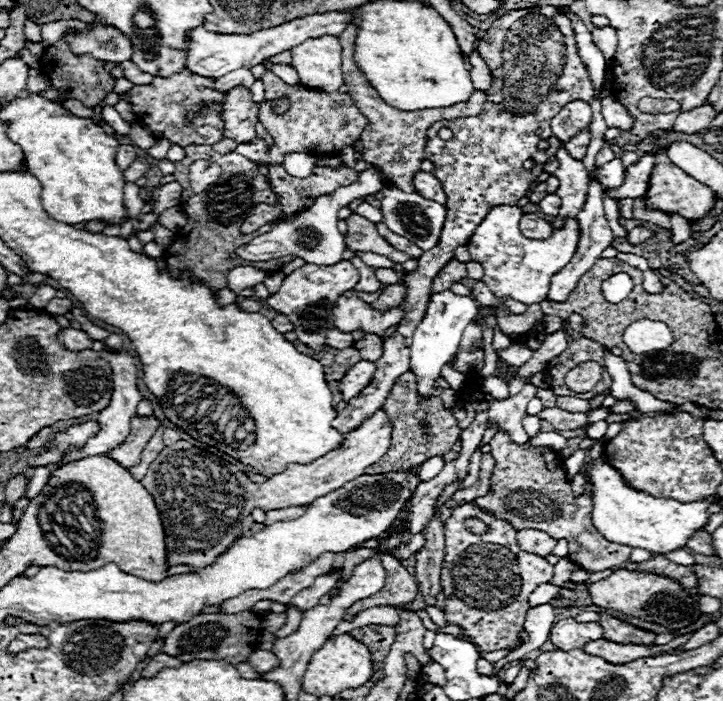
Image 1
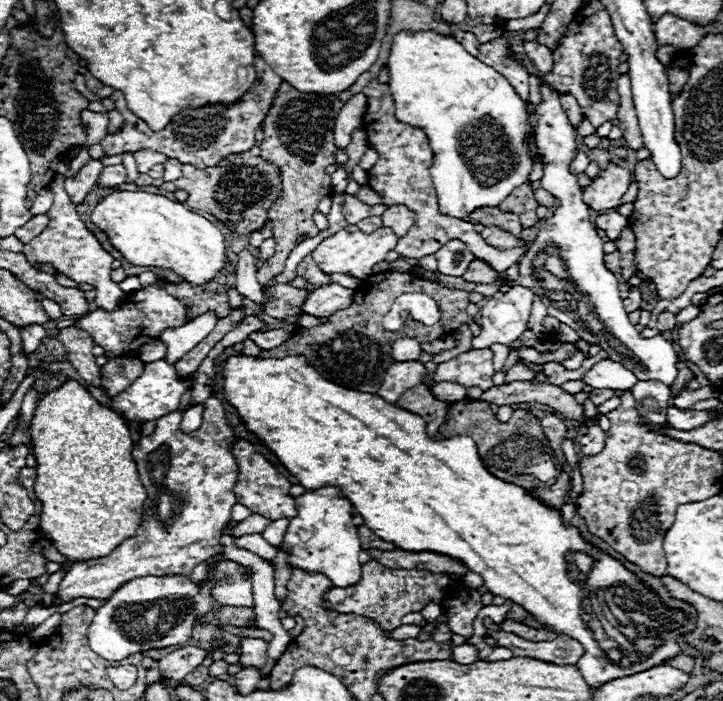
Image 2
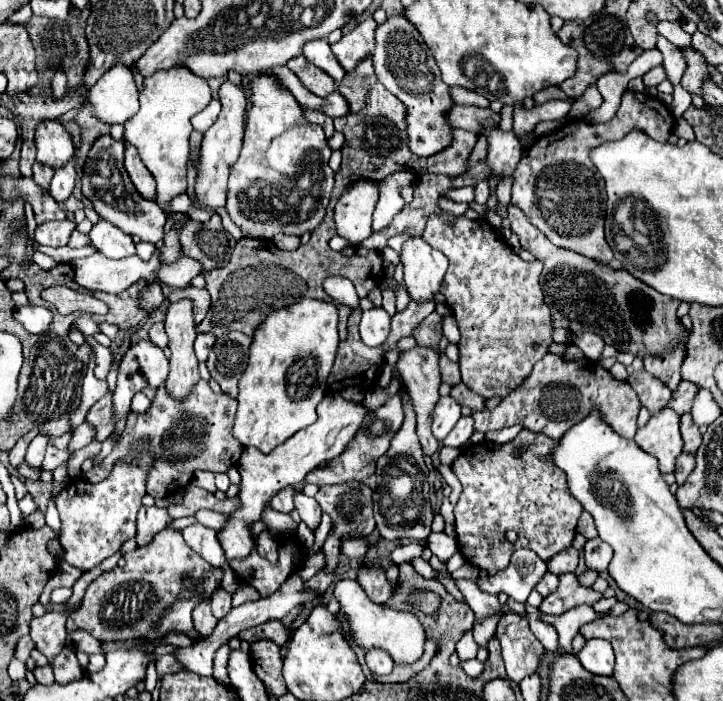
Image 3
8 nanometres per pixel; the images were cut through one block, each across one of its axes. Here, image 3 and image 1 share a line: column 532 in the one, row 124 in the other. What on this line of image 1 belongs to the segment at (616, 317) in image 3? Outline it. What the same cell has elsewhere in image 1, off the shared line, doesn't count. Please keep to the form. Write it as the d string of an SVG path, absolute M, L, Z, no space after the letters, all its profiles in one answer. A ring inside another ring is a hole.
M232 88L226 94L226 106L224 106L224 122L226 122L226 138L246 144L256 138L254 124L258 122L260 104L252 102L252 94L248 88Z

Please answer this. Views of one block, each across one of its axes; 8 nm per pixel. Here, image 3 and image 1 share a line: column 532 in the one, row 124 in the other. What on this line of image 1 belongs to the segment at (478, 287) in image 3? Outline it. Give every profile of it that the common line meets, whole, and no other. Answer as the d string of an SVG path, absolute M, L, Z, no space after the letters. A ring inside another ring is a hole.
M266 64L266 68L268 70L262 76L262 82L266 88L266 100L288 96L292 108L288 110L288 114L276 116L276 114L272 114L270 106L264 104L258 120L262 122L262 126L268 130L268 134L274 138L276 144L268 146L268 144L264 144L264 140L258 138L252 144L238 144L236 152L240 152L242 156L248 156L248 160L252 160L252 162L274 164L274 162L282 162L284 154L288 154L288 152L306 152L312 156L336 154L340 150L340 146L352 144L354 140L360 138L368 120L358 112L350 94L346 94L346 92L330 92L328 94L328 92L296 90L296 86L288 86L278 76L274 76L270 72L270 64Z

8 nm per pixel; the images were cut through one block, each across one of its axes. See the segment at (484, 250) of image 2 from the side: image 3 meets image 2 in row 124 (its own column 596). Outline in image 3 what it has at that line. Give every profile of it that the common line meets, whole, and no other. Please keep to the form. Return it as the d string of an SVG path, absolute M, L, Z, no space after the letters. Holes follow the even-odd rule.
M546 354L542 360L538 360L530 372L530 376L524 380L524 384L520 384L520 388L516 388L516 392L510 392L494 410L472 410L472 416L476 420L474 428L480 432L490 432L490 430L500 430L506 426L514 426L514 424L522 424L524 428L532 430L532 432L542 432L554 440L560 440L572 426L576 426L578 422L582 422L592 410L598 410L602 420L620 436L624 438L634 438L636 434L636 418L638 418L638 410L640 410L640 400L636 396L636 392L632 390L632 386L628 382L620 382L616 380L606 368L602 368L600 364L592 362L592 360L564 360L562 356L556 354Z

